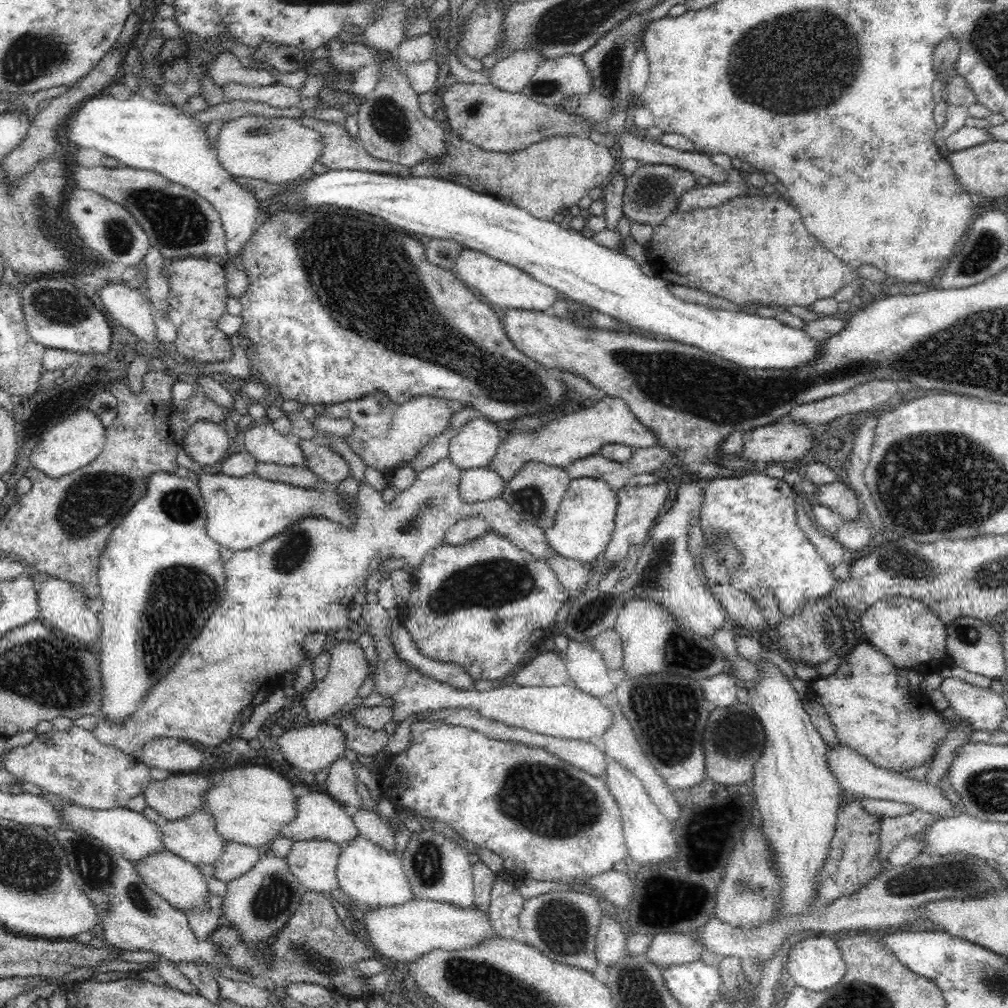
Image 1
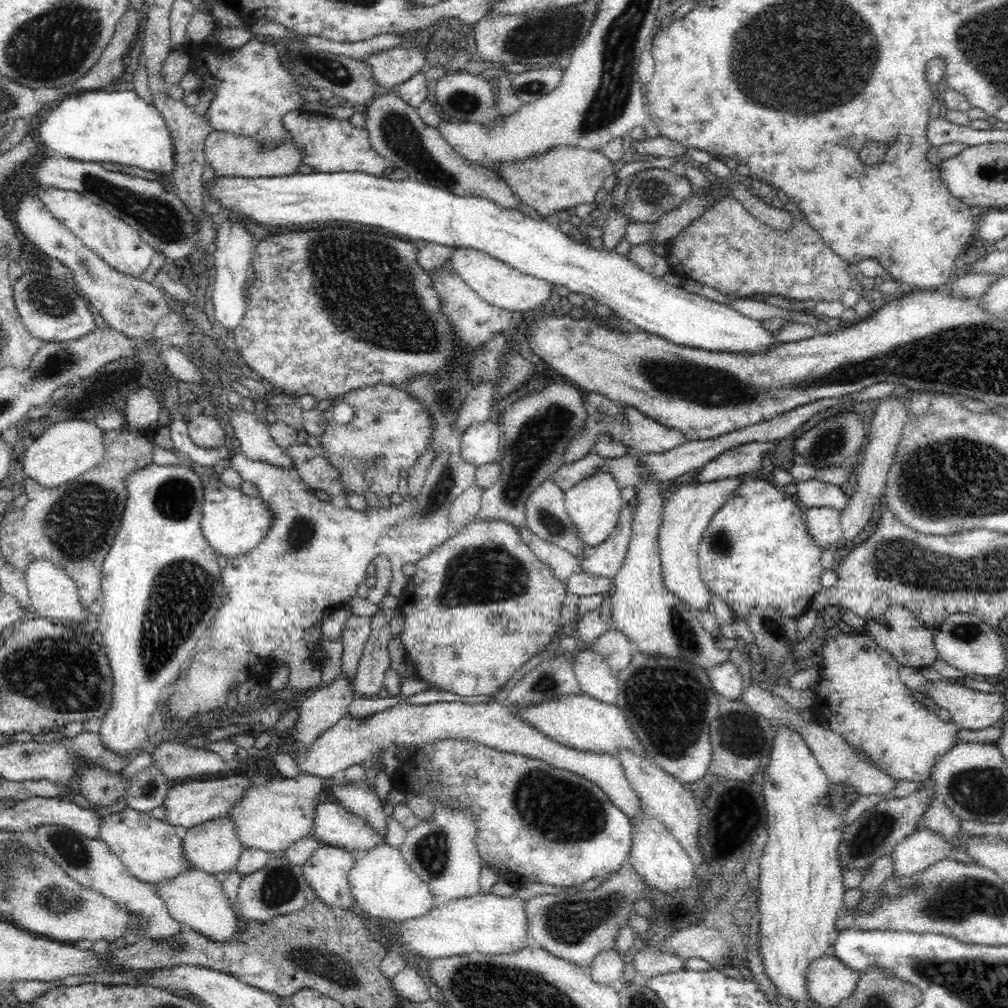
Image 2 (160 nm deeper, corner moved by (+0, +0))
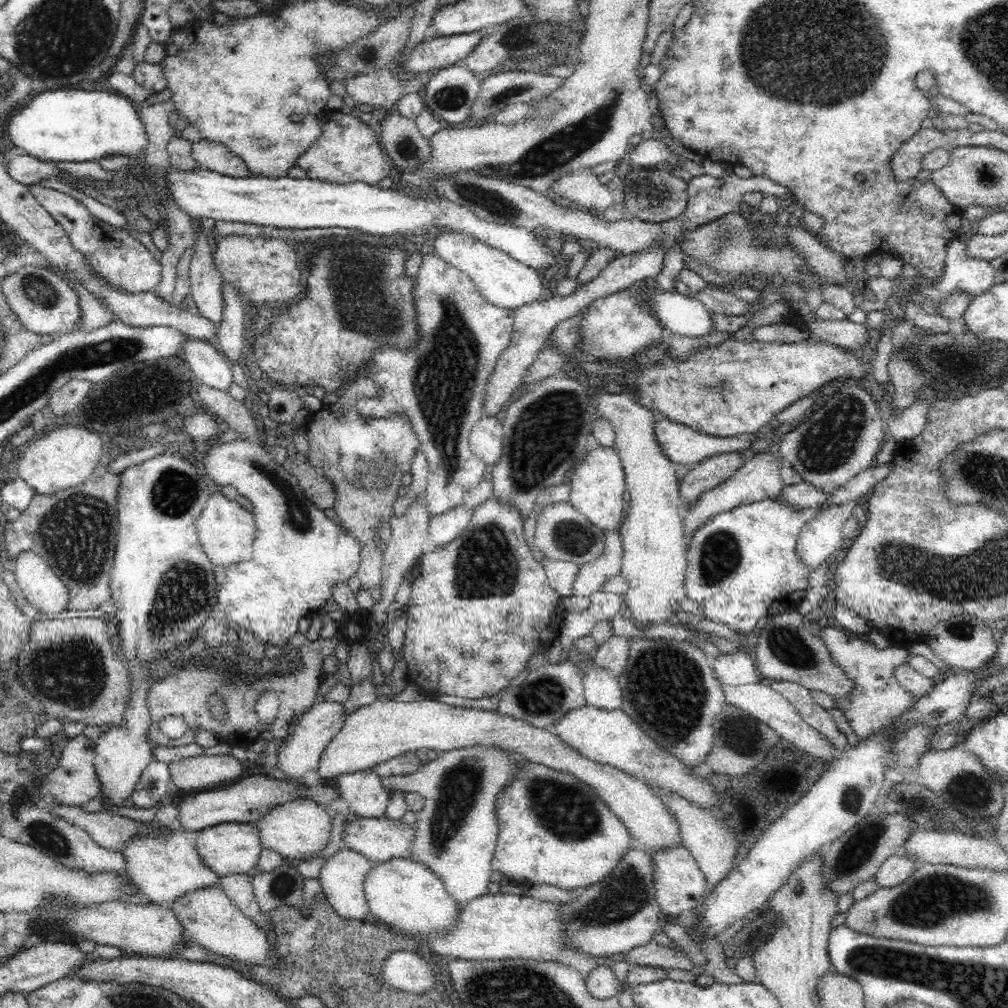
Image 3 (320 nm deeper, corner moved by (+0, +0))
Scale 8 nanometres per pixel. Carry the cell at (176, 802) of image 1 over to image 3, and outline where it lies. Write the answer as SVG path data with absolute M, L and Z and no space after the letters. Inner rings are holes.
M252 776L216 789L202 790L202 792L193 794L180 794L176 802L179 809L177 822L181 825L182 830L192 832L199 832L224 823L256 823L274 807L300 799L310 799L326 808L334 801L341 799L341 796L338 790L323 784L307 787L304 783L294 785L288 781Z

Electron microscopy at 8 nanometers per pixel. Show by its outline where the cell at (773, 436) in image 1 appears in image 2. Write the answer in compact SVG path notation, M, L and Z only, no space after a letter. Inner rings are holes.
M749 442L730 448L698 469L694 483L706 484L728 477L759 474L762 457L772 452L777 442Z

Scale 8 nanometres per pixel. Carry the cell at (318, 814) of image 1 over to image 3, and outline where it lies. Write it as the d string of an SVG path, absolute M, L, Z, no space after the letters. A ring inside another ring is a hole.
M381 817L354 819L344 827L343 841L348 849L381 863L394 857L412 858L411 842L415 825Z

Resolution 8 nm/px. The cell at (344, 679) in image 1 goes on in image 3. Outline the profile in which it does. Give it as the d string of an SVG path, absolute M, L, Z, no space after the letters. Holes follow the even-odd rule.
M322 702L314 704L308 712L304 713L298 720L292 734L286 736L276 750L278 761L274 767L282 771L291 781L304 780L307 772L318 770L320 758L328 743L340 732L344 724L345 709L342 704L331 704Z

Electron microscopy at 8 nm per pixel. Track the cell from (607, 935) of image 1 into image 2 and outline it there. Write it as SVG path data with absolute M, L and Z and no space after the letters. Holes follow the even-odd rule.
M616 949L599 952L588 966L592 980L600 985L616 986L623 976L625 964Z

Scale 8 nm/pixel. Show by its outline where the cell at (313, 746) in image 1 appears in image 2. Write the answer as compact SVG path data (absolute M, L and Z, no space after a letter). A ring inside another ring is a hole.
M436 702L426 705L402 703L366 718L354 718L348 714L312 743L304 756L298 760L298 767L300 772L322 780L336 779L346 768L361 766L366 760L372 761L374 756L377 756L376 762L382 765L382 756L392 745L419 748L425 744L448 739L470 740L502 752L538 759L554 768L582 776L602 789L604 795L628 817L630 822L647 811L638 793L626 779L626 773L618 757L579 751L558 744L520 718L514 710L500 706L498 703Z

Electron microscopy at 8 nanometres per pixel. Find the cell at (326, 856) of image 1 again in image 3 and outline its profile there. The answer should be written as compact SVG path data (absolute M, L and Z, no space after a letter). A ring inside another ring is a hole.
M348 848L337 851L326 859L318 879L328 902L339 916L364 921L372 913L365 897L364 881L373 866L374 862L369 858Z

